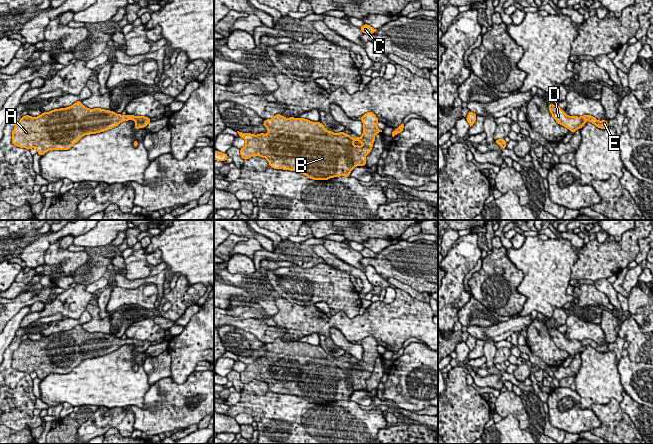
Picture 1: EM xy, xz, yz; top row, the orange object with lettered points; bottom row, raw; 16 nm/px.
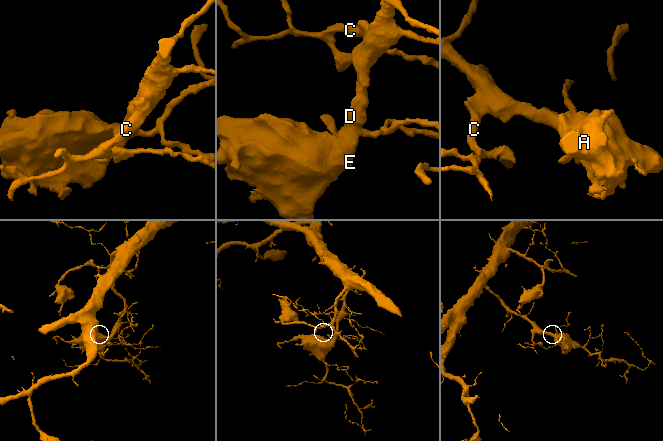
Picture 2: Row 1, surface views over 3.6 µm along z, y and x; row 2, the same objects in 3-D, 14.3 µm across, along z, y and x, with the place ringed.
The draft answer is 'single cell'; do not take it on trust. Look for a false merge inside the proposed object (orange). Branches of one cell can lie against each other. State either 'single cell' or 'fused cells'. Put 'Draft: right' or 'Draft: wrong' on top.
Draft: right
single cell

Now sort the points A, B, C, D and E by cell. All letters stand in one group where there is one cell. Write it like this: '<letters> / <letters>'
A B C D E

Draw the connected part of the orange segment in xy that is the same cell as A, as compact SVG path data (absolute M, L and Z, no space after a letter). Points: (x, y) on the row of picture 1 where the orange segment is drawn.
M77 101L69 107L43 112L37 117L22 116L20 122L13 128L11 141L13 145L20 148L29 150L35 148L37 153L43 156L50 150L68 150L83 136L107 131L128 120L135 121L134 129L145 128L151 121L145 116L129 114L123 116L101 108L90 109L85 107L81 101Z

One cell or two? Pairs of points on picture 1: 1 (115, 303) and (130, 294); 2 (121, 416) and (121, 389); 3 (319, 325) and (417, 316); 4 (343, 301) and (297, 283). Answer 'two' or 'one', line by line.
1: one
2: two
3: one
4: one

